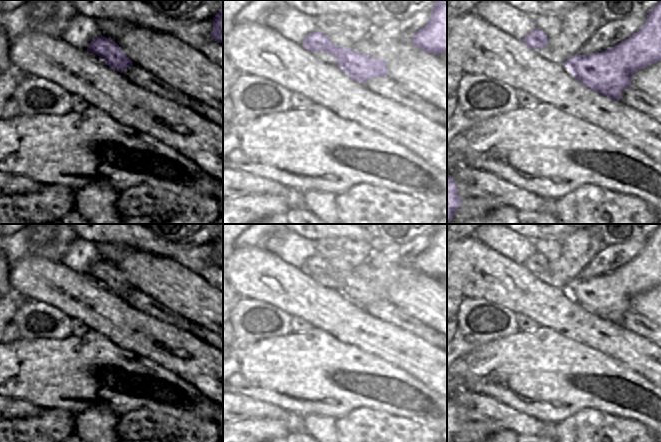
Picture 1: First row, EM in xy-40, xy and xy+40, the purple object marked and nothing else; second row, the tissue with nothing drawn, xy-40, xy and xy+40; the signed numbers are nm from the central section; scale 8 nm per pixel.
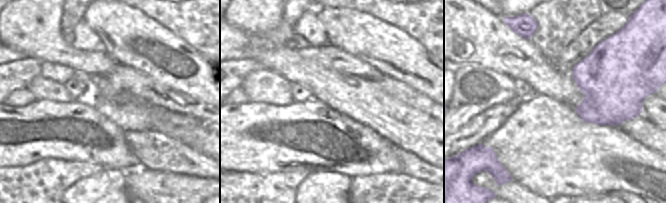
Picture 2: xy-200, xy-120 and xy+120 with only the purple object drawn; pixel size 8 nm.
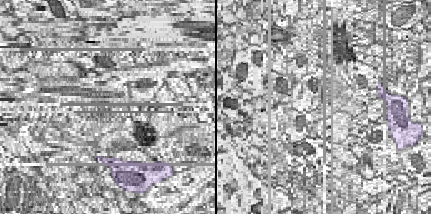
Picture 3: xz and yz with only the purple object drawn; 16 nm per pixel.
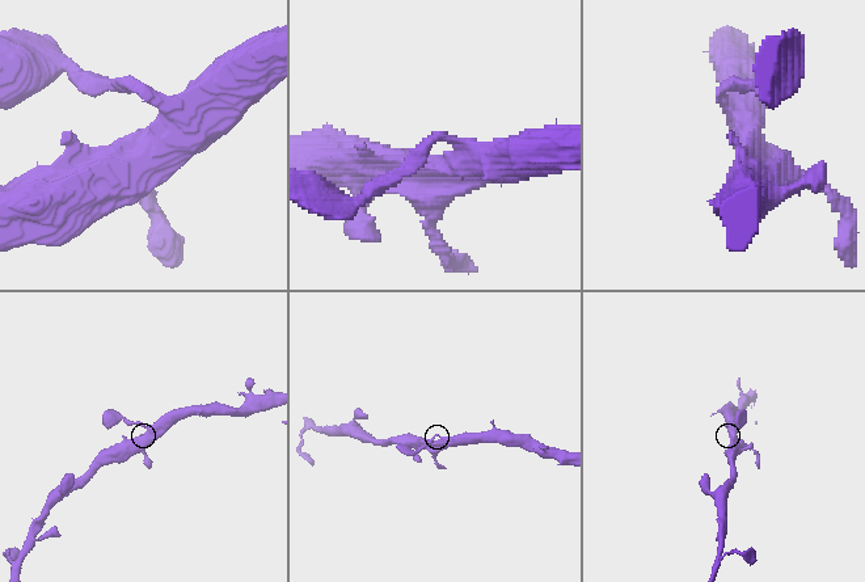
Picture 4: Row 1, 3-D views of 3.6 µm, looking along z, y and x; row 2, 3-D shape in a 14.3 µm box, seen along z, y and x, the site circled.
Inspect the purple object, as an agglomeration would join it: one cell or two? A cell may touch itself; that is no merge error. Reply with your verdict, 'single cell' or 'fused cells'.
single cell

